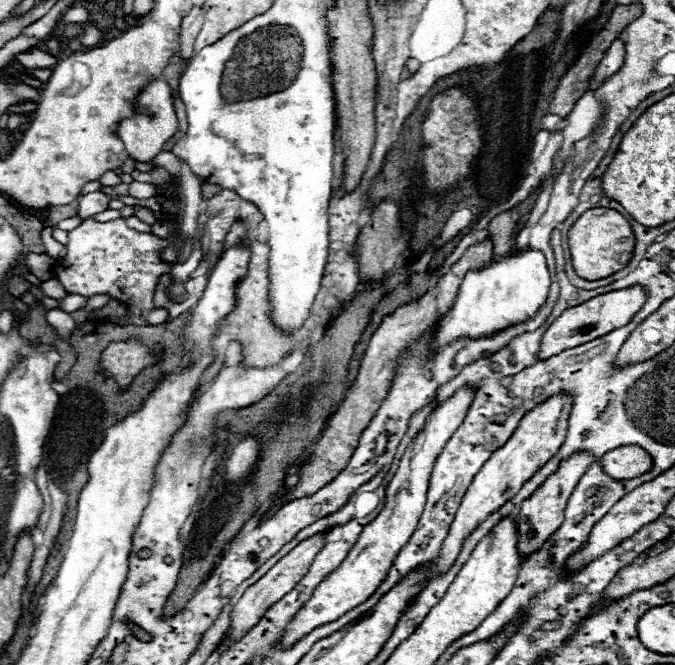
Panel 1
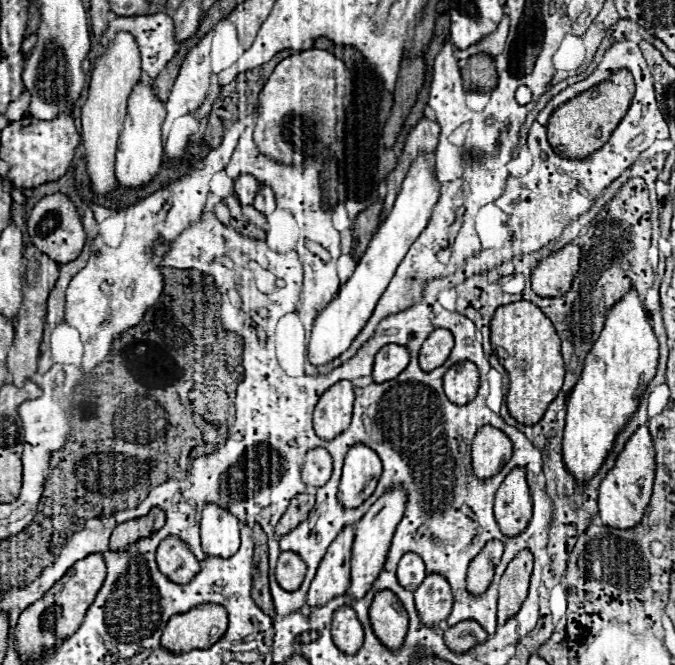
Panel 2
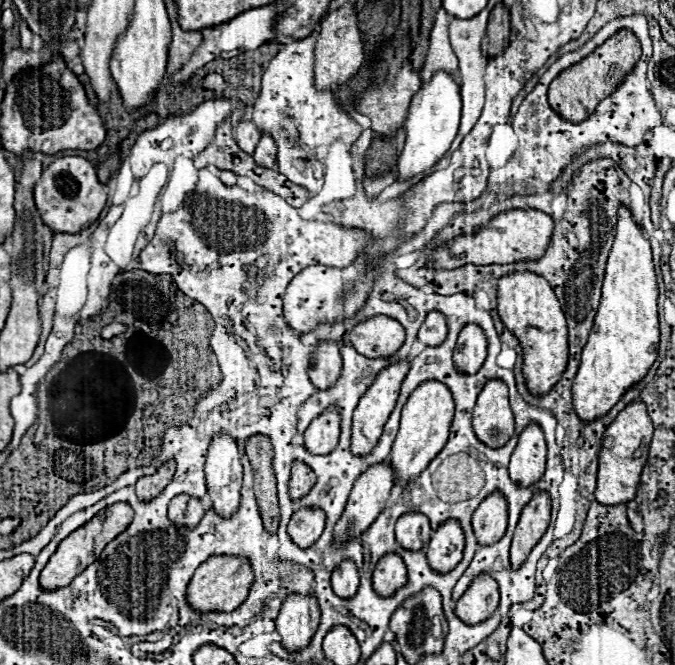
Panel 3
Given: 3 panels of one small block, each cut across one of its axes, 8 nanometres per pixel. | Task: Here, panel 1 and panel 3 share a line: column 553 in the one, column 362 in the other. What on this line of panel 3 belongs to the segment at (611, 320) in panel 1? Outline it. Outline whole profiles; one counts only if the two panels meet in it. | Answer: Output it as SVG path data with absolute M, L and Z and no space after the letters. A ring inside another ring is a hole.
M374 316L350 332L352 346L366 358L388 358L404 344L404 328L388 316Z

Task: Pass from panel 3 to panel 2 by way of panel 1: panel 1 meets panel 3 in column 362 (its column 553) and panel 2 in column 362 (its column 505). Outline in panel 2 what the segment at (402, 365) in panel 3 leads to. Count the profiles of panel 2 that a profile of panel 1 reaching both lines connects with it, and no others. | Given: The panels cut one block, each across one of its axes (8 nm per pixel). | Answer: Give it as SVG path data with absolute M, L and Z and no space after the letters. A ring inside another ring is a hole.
M364 444L350 448L344 460L344 472L338 488L338 502L344 508L358 508L376 490L382 476L382 464L376 452Z

